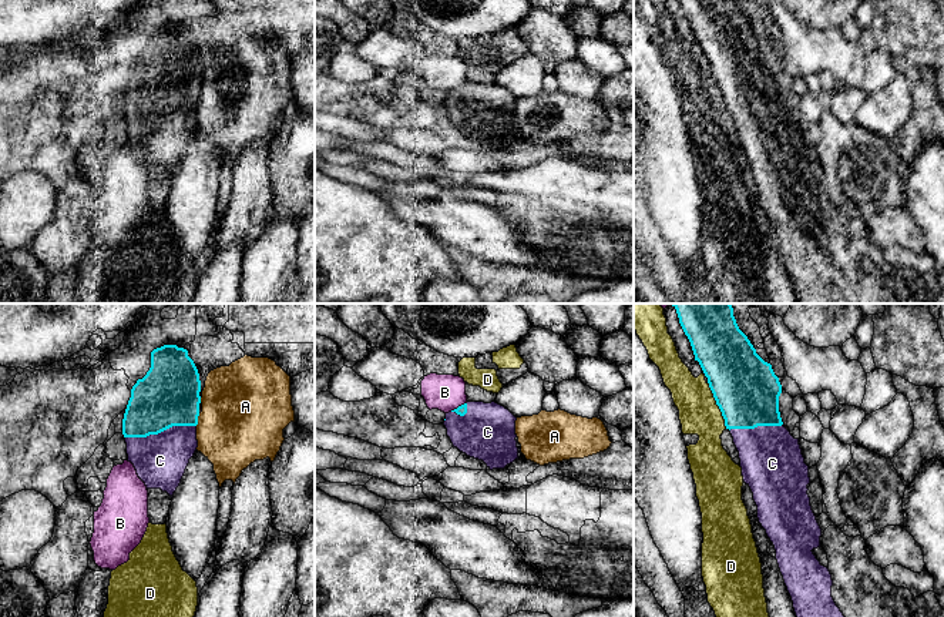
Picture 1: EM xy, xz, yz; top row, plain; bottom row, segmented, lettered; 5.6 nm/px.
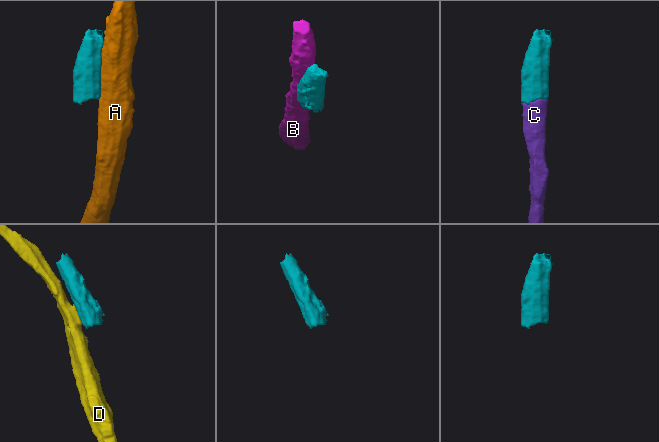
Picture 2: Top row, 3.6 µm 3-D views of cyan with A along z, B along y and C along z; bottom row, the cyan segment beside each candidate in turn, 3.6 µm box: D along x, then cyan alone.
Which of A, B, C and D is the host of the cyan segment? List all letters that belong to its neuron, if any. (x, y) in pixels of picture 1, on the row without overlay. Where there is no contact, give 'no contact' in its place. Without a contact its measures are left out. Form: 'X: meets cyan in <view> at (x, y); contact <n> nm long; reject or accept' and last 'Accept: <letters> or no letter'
A: meets cyan in xy at (197, 100); contact 80 nm long; reject
B: meets cyan in xz at (459, 87); contact 110 nm long; reject
C: meets cyan in xy at (160, 113); contact 400 nm long; accept
D: meets cyan in yz at (716, 84); contact 280 nm long; reject
Accept: C

